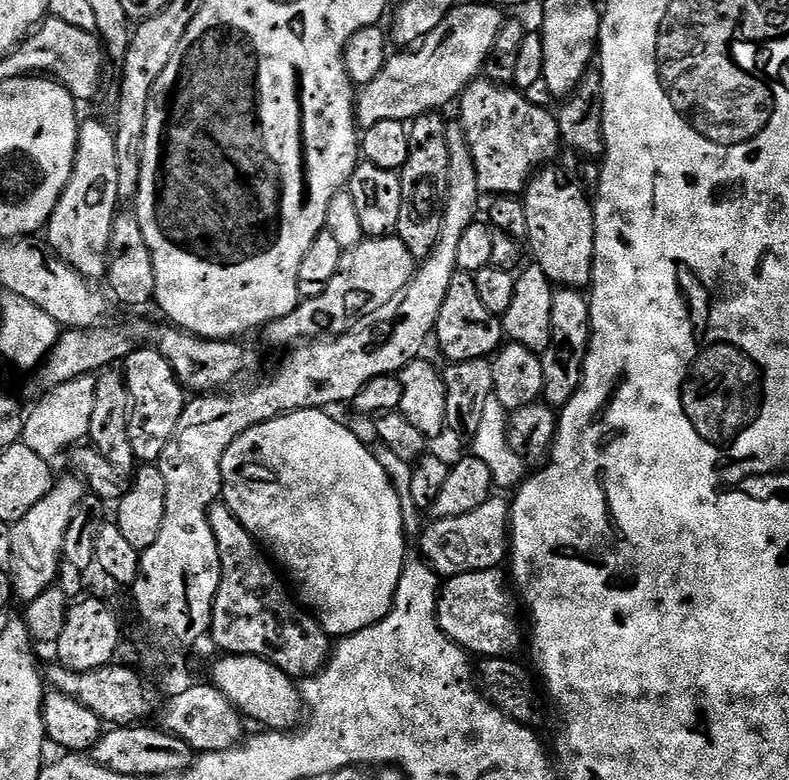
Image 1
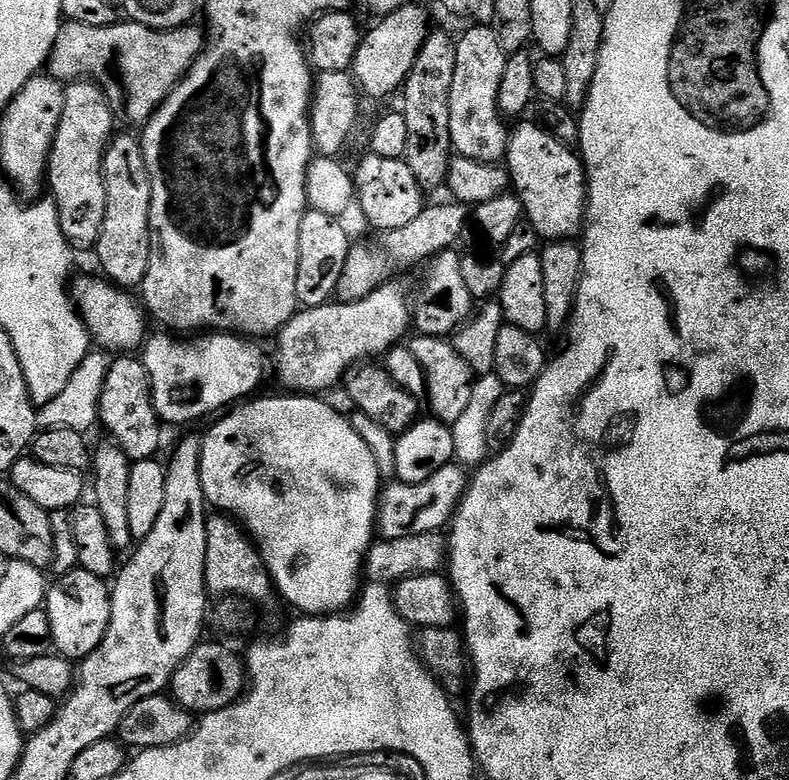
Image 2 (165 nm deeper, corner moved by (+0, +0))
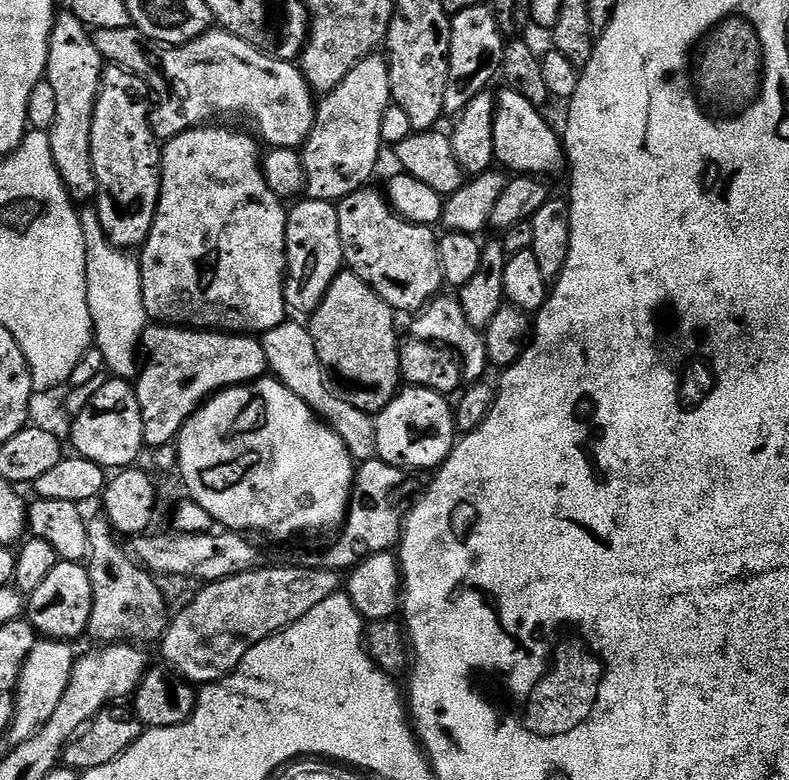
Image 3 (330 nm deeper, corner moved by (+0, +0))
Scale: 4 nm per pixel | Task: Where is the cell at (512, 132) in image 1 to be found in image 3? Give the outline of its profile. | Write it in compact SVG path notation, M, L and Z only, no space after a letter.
M481 3L478 6L464 8L452 16L450 70L446 78L446 98L444 99L445 117L459 116L476 92L485 91L486 86L495 76L497 79L505 43L506 37L501 32L491 7Z

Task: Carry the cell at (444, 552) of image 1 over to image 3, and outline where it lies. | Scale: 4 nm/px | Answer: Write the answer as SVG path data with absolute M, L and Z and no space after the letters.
M251 568L242 574L203 585L201 591L177 615L171 617L160 641L162 656L171 669L196 686L210 686L236 668L250 646L270 638L275 632L289 628L298 618L310 614L314 606L337 595L342 588L342 576L335 568Z

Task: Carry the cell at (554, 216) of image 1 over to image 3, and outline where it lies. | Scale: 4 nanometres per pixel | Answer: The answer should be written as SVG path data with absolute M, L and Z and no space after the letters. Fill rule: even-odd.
M504 90L496 96L496 117L494 117L495 163L501 169L521 176L539 176L549 178L555 172L565 171L566 153L561 137L548 125L541 109L526 102L522 94ZM501 164L501 165L500 165ZM509 168L509 169L508 169Z

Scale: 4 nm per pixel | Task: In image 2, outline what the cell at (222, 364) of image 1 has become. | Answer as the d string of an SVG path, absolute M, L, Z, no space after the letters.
M77 275L70 284L70 295L76 310L83 321L84 329L93 341L96 340L101 349L108 354L132 354L144 344L146 331L144 332L144 320L146 312L139 303L131 300L131 295L119 290L109 283L107 279L96 276Z

